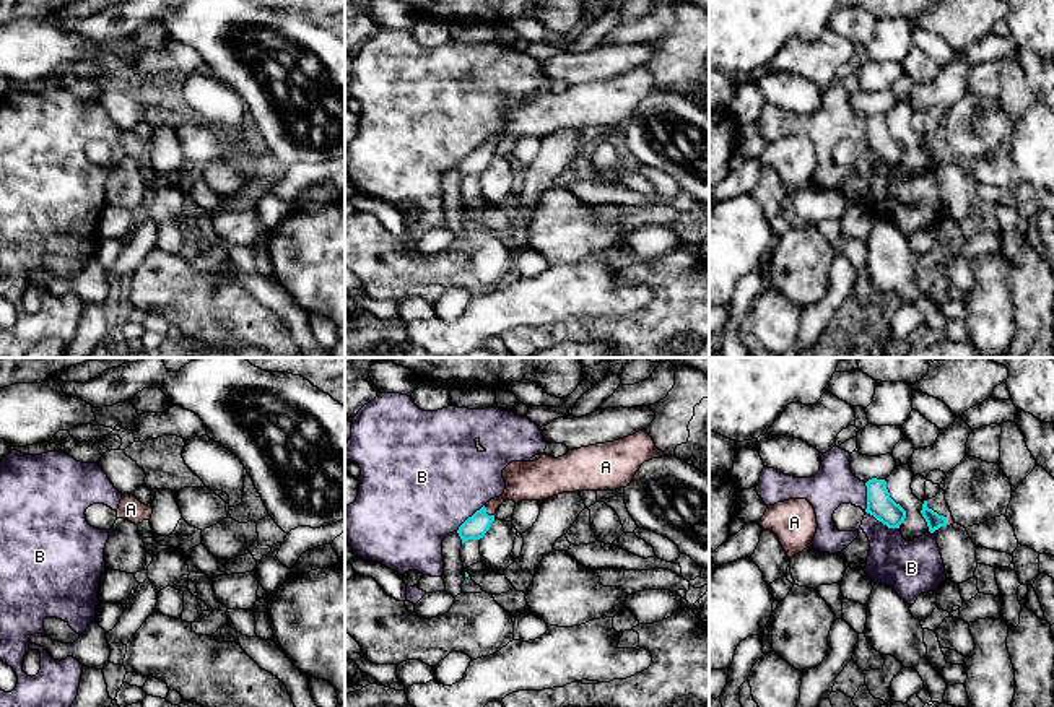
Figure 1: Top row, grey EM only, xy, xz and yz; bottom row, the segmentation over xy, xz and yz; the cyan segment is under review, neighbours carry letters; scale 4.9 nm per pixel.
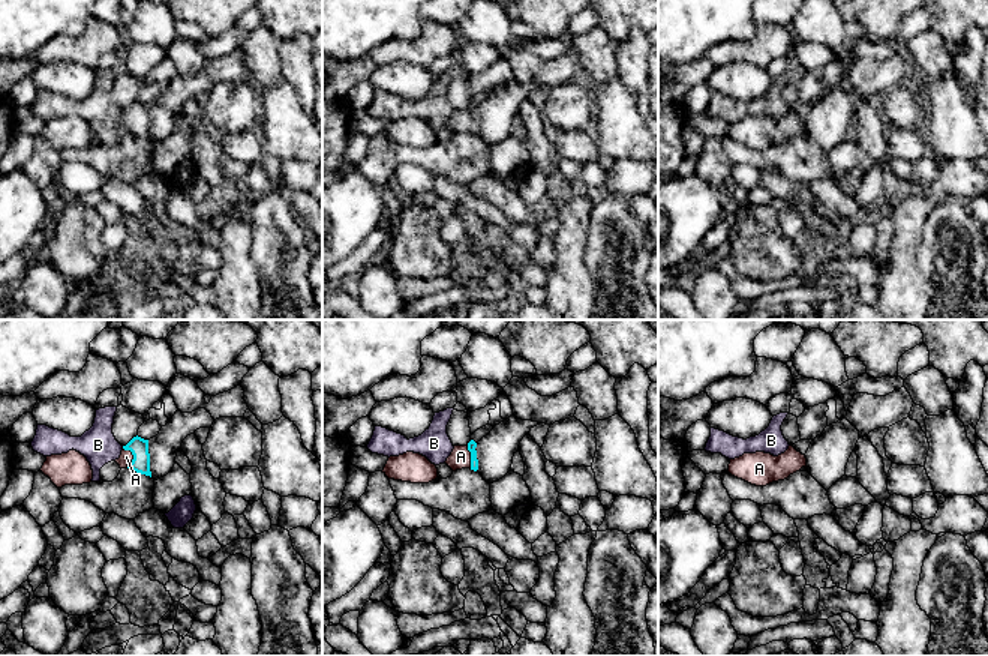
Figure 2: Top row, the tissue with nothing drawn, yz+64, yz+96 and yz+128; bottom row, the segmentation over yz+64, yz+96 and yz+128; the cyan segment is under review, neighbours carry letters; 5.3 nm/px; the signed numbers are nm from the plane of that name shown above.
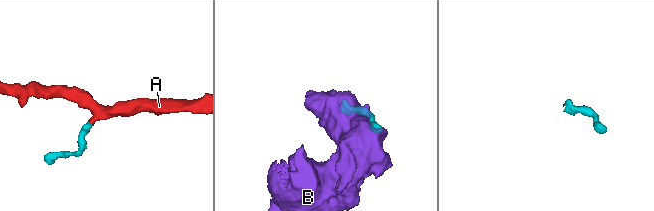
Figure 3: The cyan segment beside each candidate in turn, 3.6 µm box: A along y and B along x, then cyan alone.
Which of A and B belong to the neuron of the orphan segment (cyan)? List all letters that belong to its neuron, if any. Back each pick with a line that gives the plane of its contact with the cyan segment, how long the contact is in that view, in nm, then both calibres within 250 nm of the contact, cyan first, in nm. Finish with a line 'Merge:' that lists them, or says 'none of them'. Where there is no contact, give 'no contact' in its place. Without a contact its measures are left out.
A: meets cyan in xz; contact 80 nm long; 120 nm thick on the cyan side, 190 nm on the other
Merge: A

